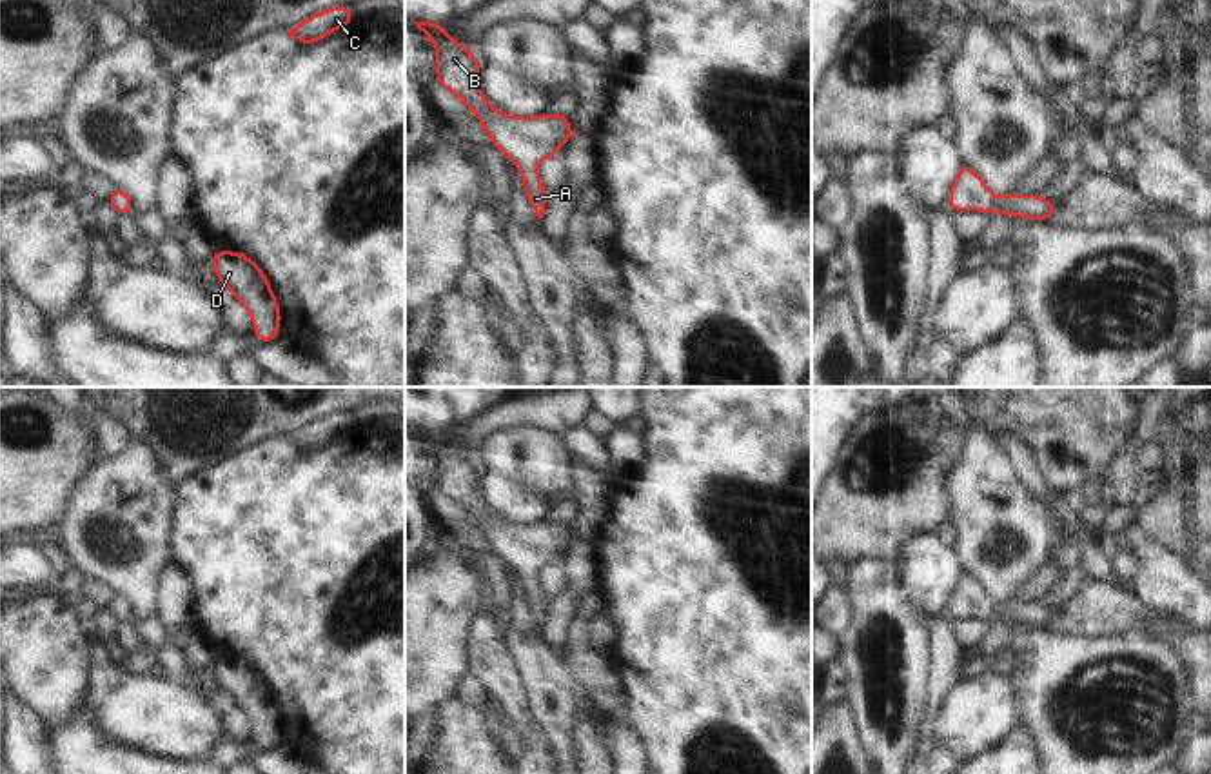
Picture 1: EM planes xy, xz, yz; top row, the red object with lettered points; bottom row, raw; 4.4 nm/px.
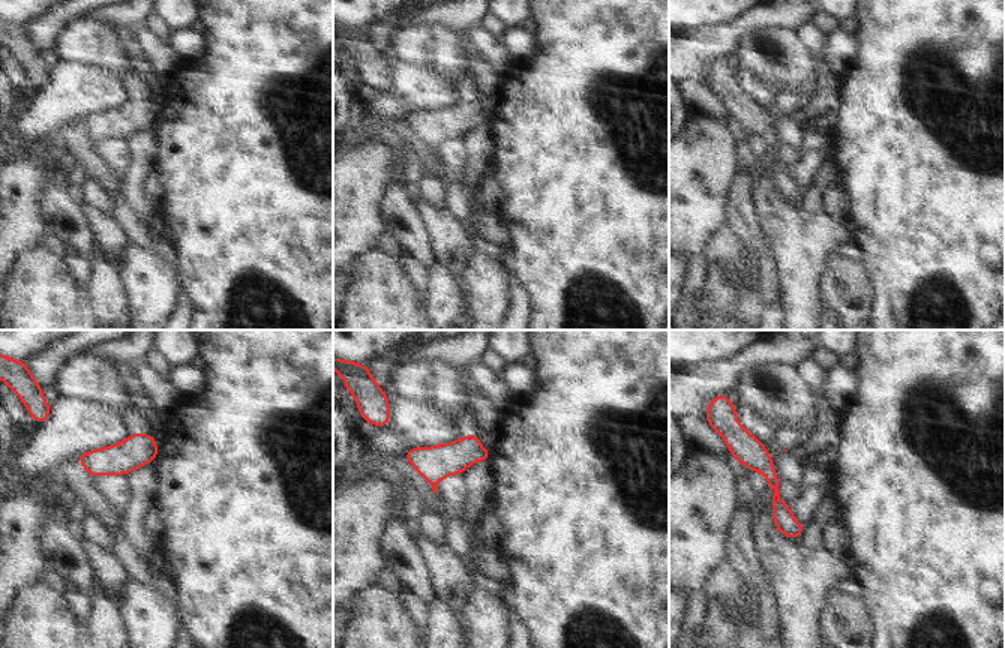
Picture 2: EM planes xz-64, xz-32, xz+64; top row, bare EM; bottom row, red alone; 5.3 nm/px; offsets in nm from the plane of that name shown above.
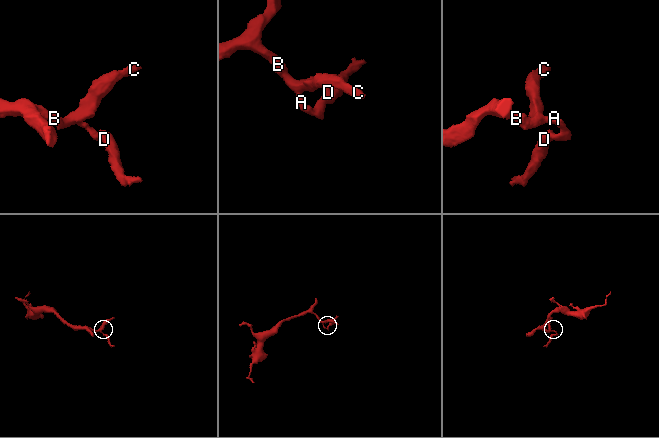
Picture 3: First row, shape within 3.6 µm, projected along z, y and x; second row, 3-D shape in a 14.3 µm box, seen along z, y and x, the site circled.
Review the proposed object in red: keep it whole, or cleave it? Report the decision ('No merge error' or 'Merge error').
No merge error.

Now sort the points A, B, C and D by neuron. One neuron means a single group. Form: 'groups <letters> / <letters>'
groups A B C D

